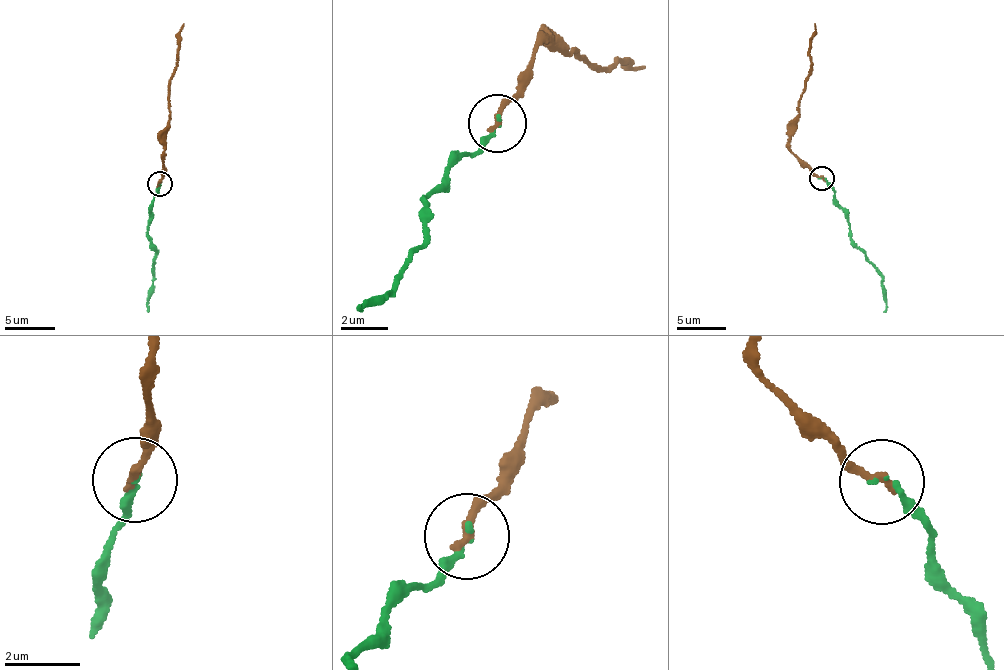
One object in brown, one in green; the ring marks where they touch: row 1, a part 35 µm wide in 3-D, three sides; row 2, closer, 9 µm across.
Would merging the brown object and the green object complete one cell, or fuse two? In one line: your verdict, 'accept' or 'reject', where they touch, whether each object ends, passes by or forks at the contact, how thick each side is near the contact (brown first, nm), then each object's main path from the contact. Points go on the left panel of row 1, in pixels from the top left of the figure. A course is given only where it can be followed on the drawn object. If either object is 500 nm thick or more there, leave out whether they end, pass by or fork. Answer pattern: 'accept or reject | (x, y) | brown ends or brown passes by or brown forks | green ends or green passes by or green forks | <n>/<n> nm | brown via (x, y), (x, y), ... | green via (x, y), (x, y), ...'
accept | (159, 183) | brown ends | green ends | 240/100 nm | brown via (160, 183), (165, 128), (170, 120), (169, 82), (175, 72), (177, 40), (184, 24) | green via (160, 183), (148, 218), (146, 237), (155, 260), (148, 311)

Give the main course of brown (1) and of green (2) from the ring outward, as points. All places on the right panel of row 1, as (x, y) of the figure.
1: (821, 177), (790, 149), (792, 120), (798, 114), (810, 69), (809, 38), (815, 24)
2: (821, 177), (846, 214), (849, 233), (865, 259), (883, 278), (884, 311)

